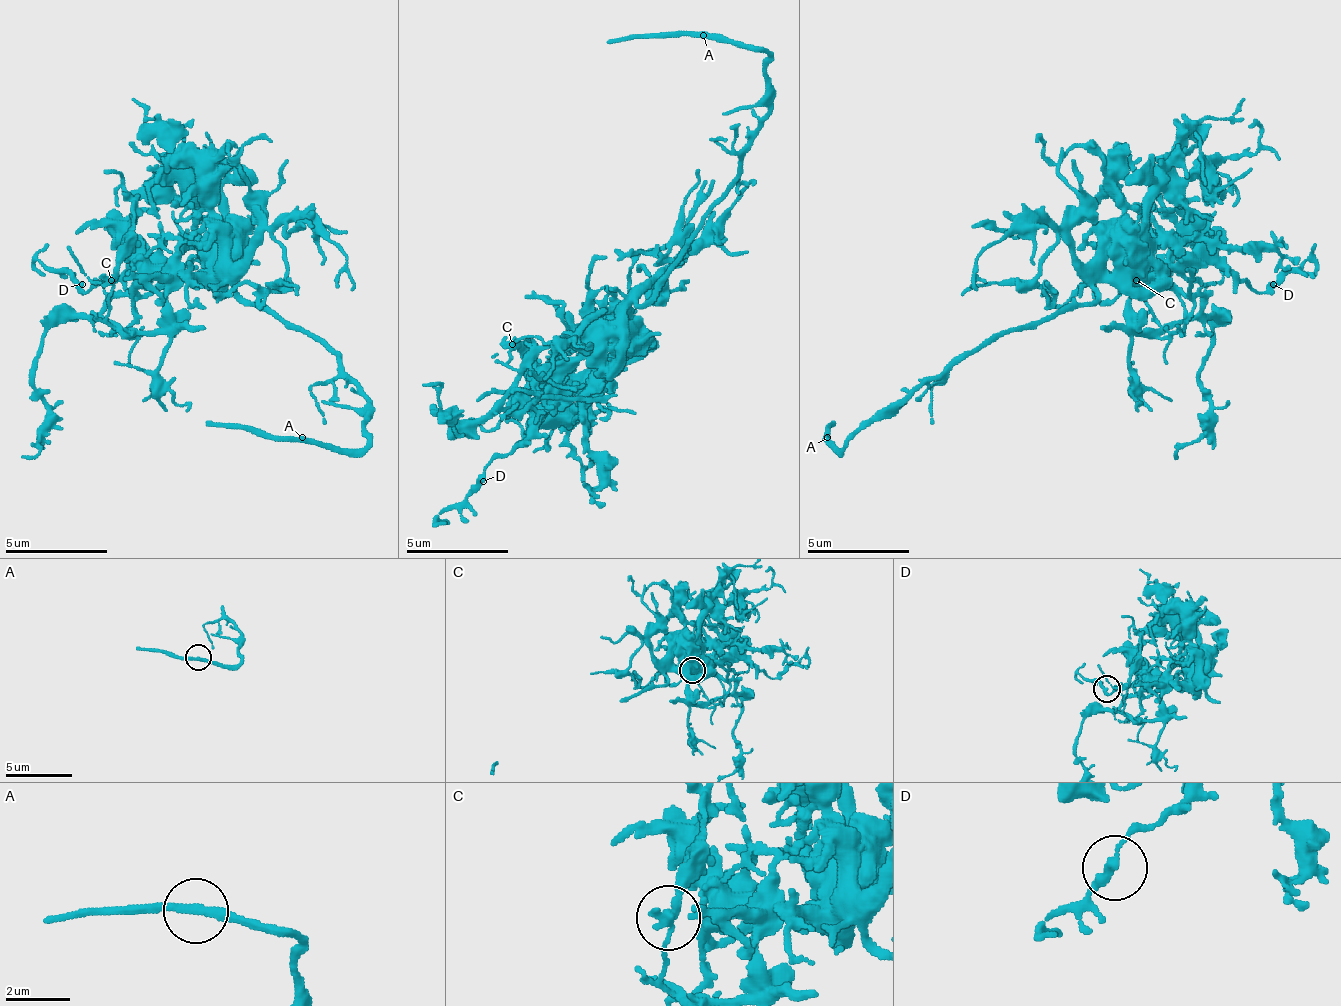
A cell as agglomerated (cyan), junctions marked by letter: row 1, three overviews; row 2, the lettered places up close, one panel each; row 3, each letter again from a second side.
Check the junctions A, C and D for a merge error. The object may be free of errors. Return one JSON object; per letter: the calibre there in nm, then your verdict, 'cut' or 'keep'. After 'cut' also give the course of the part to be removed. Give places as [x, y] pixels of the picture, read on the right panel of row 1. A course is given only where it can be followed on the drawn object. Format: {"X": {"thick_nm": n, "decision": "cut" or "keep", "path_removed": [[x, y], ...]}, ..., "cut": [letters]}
{"A": {"thick_nm": 240, "decision": "keep"}, "C": {"thick_nm": 240, "decision": "cut", "path_removed": [[1134, 279], [1150, 314], [1170, 325], [1211, 319], [1216, 325], [1201, 371], [1211, 422], [1181, 447], [1175, 458]]}, "D": {"thick_nm": 260, "decision": "keep"}, "cut": ["C"]}

